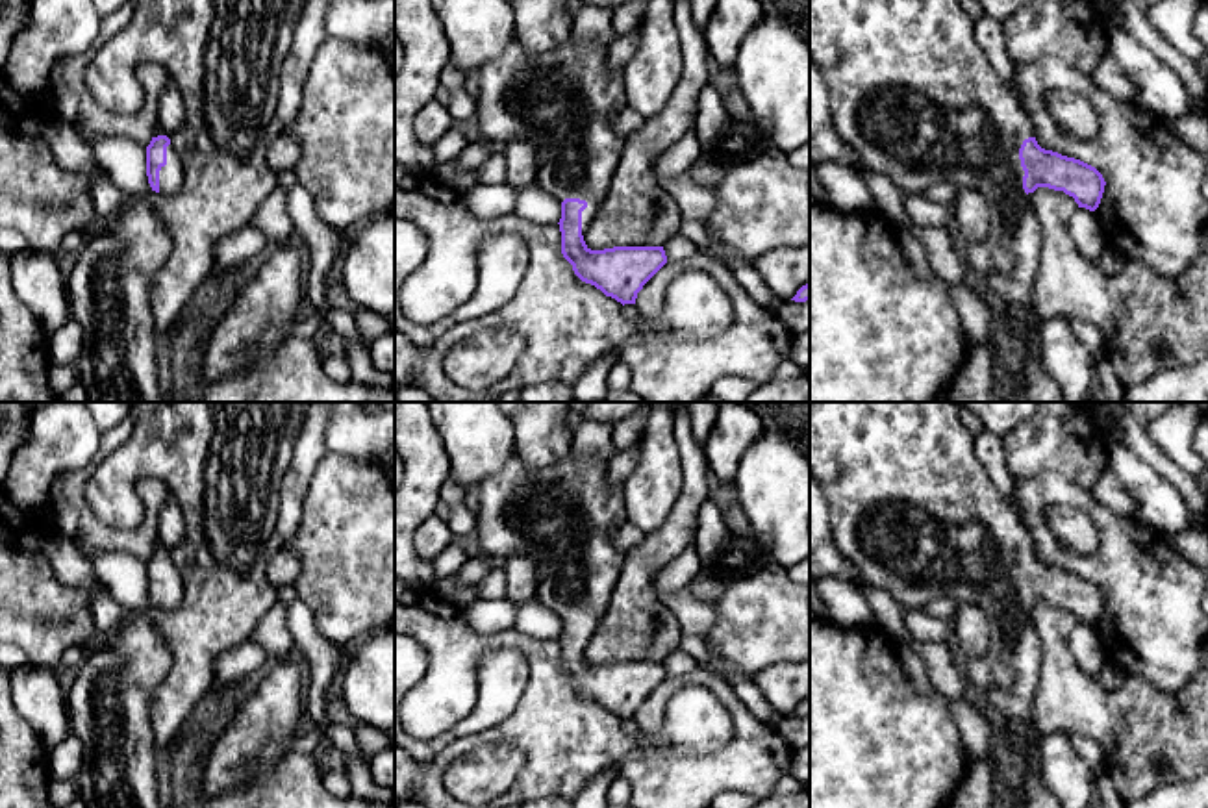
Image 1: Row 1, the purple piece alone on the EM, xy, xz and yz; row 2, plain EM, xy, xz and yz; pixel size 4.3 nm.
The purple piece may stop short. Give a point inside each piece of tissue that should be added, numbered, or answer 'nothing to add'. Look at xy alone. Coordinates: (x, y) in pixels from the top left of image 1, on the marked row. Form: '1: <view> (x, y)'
1: xy (171, 176)

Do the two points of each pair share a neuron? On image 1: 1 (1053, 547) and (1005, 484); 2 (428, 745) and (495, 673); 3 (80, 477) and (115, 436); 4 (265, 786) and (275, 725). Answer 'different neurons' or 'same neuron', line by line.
1: different neurons
2: same neuron
3: same neuron
4: different neurons

